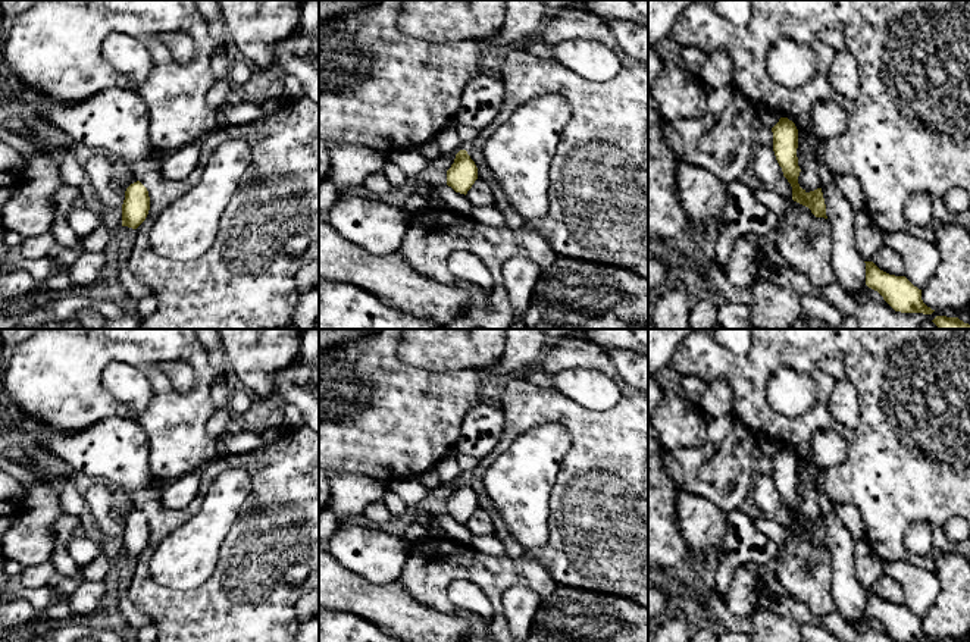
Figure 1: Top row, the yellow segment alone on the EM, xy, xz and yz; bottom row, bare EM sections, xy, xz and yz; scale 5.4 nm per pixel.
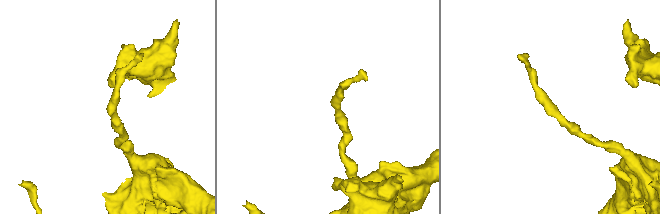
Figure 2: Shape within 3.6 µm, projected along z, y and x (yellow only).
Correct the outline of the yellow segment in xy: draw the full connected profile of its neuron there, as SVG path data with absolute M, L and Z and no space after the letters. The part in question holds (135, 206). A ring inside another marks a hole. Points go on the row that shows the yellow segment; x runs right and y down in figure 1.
M140 182L131 184L125 191L122 204L122 226L137 229L147 217L150 197L147 188Z

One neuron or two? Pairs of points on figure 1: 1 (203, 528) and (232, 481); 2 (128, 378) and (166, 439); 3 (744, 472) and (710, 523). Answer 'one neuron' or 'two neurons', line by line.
1: one neuron
2: two neurons
3: two neurons

